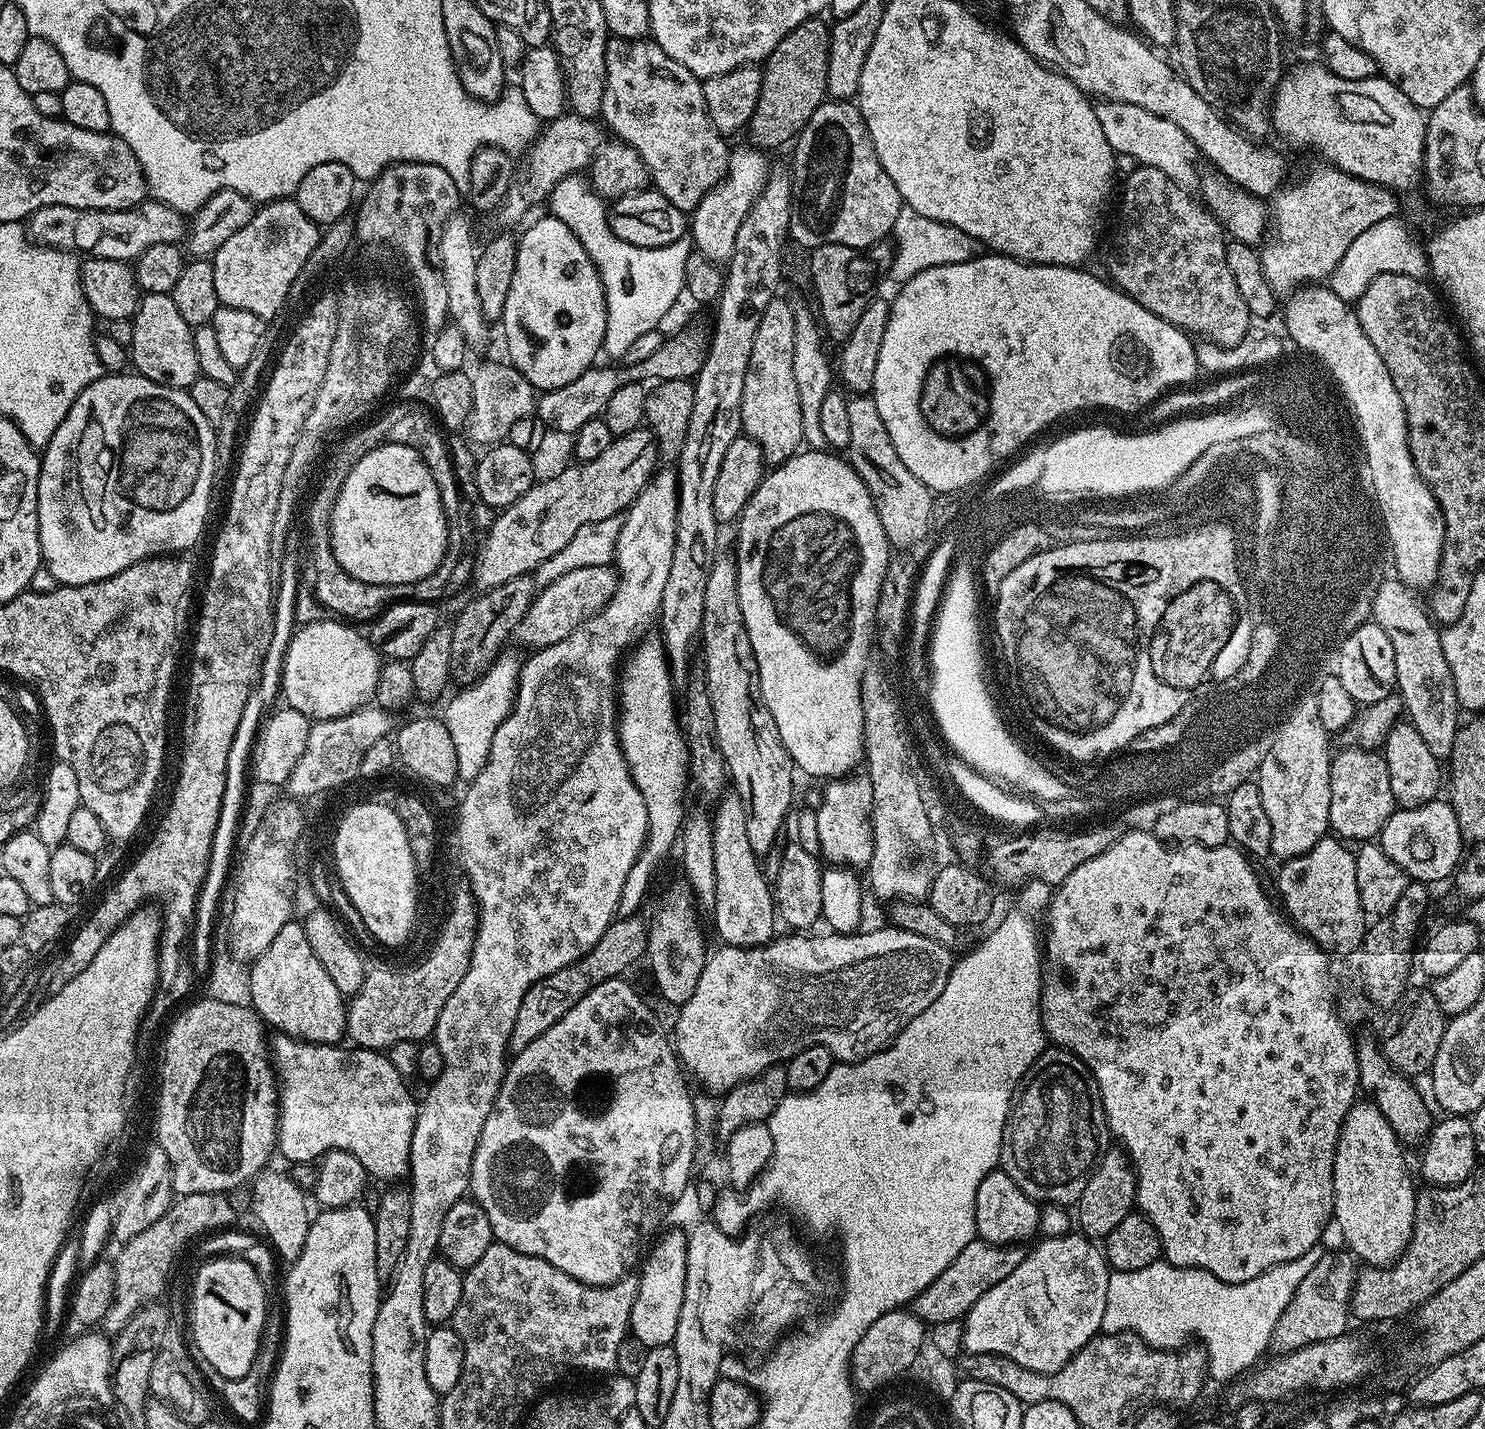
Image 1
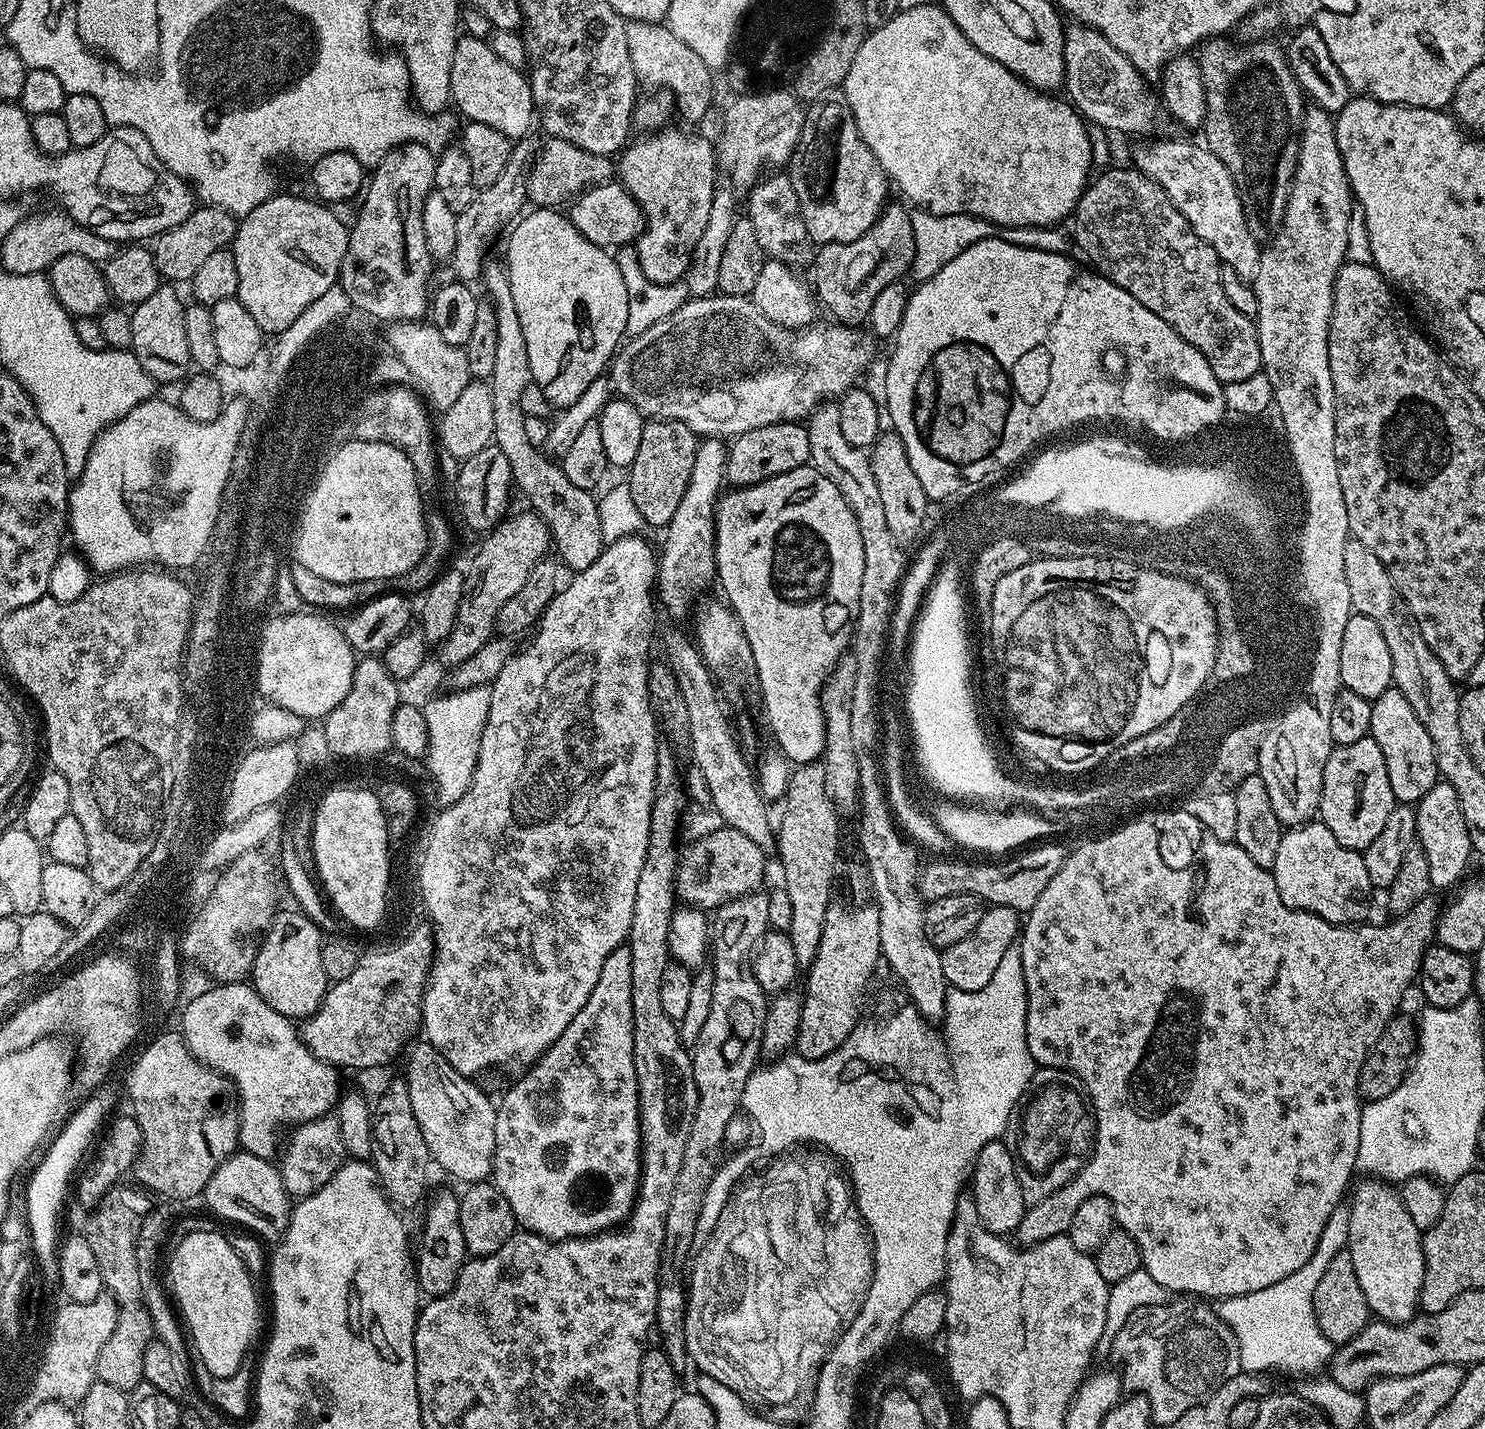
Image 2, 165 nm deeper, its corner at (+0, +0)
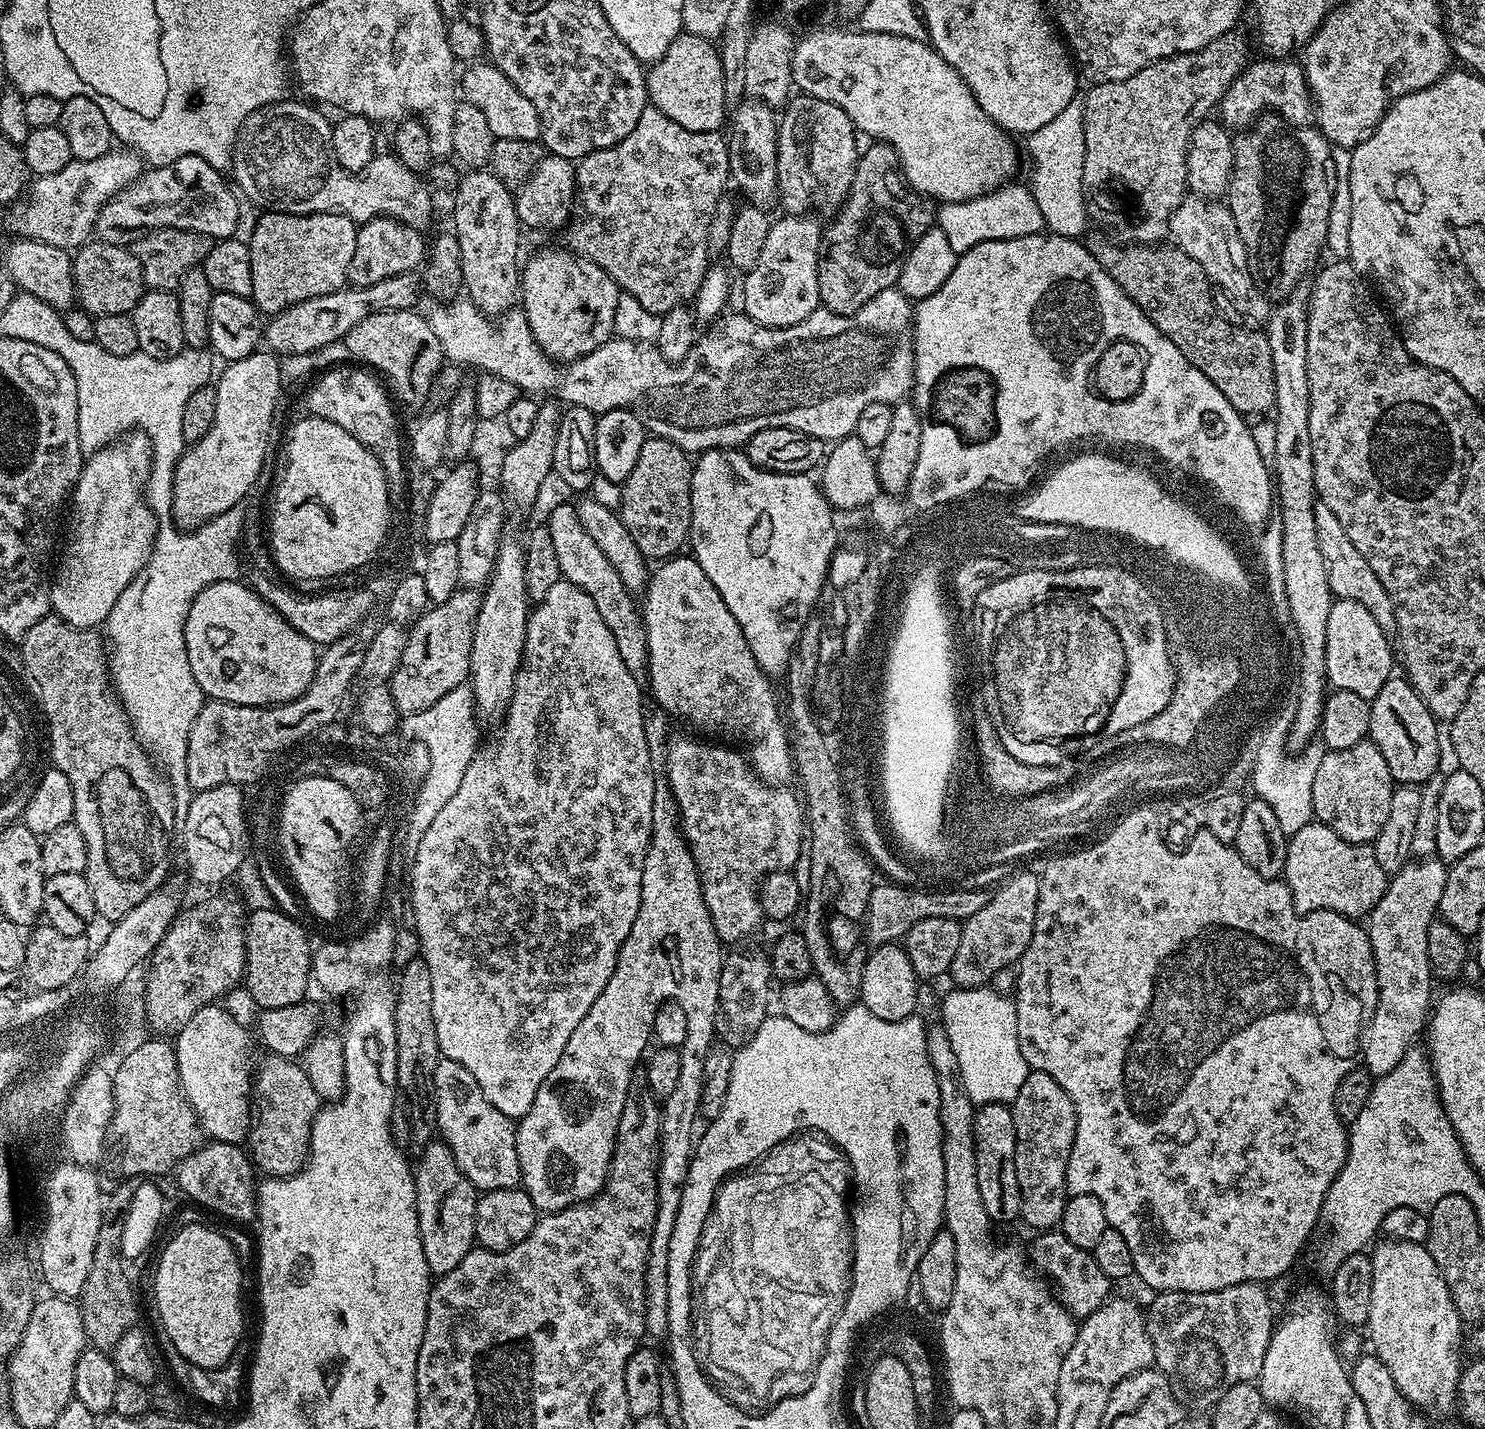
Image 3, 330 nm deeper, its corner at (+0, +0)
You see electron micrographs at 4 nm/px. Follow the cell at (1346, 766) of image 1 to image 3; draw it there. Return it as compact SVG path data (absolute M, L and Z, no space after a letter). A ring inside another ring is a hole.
M1363 740L1358 742L1358 746L1350 746L1346 750L1325 751L1322 762L1318 762L1318 774L1314 774L1313 817L1319 823L1330 826L1330 830L1334 830L1334 834L1338 834L1346 842L1372 844L1378 838L1382 826L1386 826L1393 787L1390 766L1386 766L1386 758L1382 758L1382 750L1378 750L1378 746L1374 746L1371 740Z

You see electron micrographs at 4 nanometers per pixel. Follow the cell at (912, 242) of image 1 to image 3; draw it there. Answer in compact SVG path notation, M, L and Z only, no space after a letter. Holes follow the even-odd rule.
M1009 182L991 192L962 202L941 203L934 212L934 224L946 234L950 247L957 254L970 250L982 242L1022 238L1045 231L1041 207L1035 201L1029 185Z

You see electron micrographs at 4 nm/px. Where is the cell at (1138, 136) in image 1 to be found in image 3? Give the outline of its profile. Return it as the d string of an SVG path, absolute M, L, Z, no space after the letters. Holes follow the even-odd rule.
M1195 194L1185 195L1183 202L1168 220L1168 231L1175 247L1190 254L1190 258L1194 258L1194 262L1198 262L1198 266L1206 270L1213 285L1219 291L1230 294L1234 306L1238 306L1238 310L1242 310L1242 314L1249 321L1267 321L1270 315L1269 301L1257 288L1250 274L1246 246L1238 234L1238 226L1234 226L1234 218L1227 203L1219 199L1205 200L1204 197Z

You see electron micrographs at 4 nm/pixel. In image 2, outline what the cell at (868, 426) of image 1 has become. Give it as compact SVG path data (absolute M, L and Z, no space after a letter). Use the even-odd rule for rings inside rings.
M776 170L771 174L765 175L752 185L748 196L748 219L754 226L754 235L758 237L758 246L762 246L765 257L769 260L777 260L786 266L797 270L804 270L811 265L814 259L814 245L810 234L806 230L806 222L802 218L802 206L798 206L798 194L794 194L794 186L790 182L790 178L783 171Z

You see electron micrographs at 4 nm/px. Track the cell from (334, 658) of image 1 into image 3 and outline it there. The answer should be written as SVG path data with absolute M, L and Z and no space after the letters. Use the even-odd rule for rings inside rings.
M239 579L206 586L190 606L184 637L190 670L205 697L263 708L297 700L316 673L318 648Z

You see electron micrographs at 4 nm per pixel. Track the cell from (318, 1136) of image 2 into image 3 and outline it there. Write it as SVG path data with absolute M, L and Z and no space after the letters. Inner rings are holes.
M271 1054L265 1057L261 1064L259 1061L255 1065L252 1077L250 1103L253 1109L246 1151L265 1177L293 1176L308 1163L312 1123L320 1113L322 1101L307 1077L306 1068L295 1059Z

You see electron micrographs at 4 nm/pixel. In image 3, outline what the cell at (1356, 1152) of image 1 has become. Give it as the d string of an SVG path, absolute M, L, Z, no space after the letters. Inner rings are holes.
M1387 1238L1381 1239L1370 1255L1372 1281L1366 1336L1368 1332L1372 1339L1371 1351L1390 1370L1390 1378L1413 1408L1425 1413L1435 1408L1453 1411L1462 1367L1462 1321L1434 1258L1424 1244L1399 1244Z

